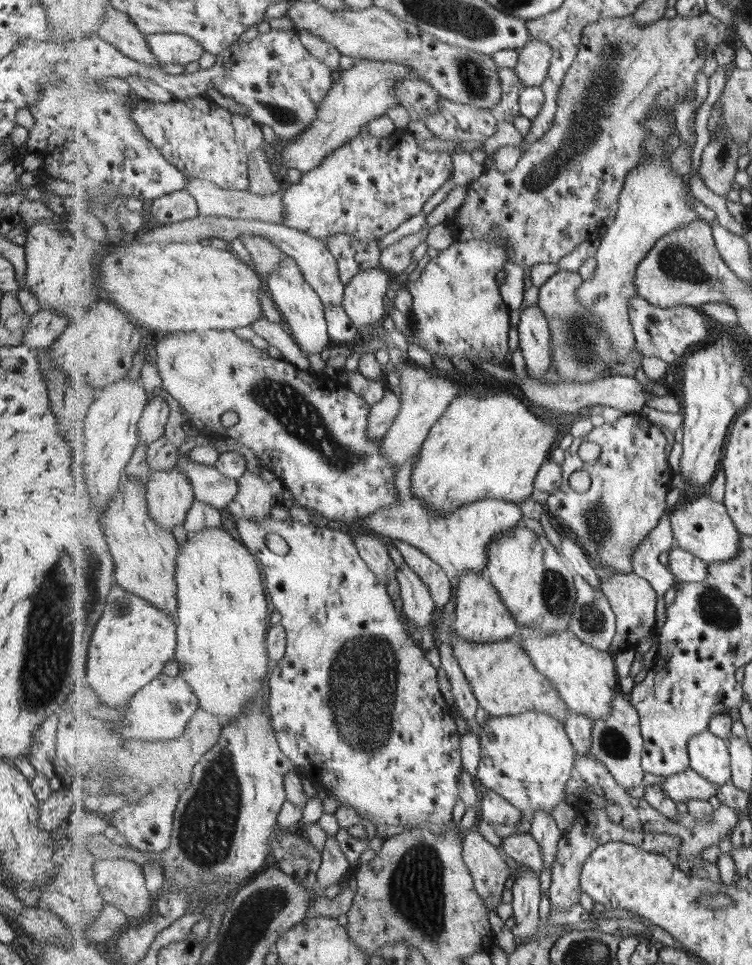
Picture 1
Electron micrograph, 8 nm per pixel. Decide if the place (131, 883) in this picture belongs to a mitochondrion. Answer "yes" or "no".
no

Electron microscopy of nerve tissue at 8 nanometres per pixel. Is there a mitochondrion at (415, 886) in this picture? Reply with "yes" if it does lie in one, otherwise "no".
yes

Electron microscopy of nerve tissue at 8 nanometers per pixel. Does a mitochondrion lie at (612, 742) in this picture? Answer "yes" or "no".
yes

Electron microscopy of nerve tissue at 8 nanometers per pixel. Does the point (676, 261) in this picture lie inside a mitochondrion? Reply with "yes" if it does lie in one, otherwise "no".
yes

